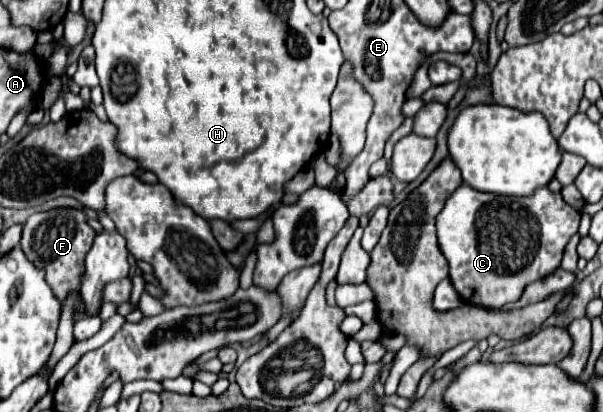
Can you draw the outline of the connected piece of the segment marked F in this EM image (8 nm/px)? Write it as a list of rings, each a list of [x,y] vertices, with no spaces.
[[[58,208],[50,212],[32,214],[24,228],[20,248],[26,258],[40,270],[46,270],[46,282],[54,290],[54,296],[64,302],[70,292],[80,292],[82,274],[84,274],[84,258],[86,250],[90,250],[90,242],[94,240],[94,230],[86,224],[86,214],[82,210]]]

